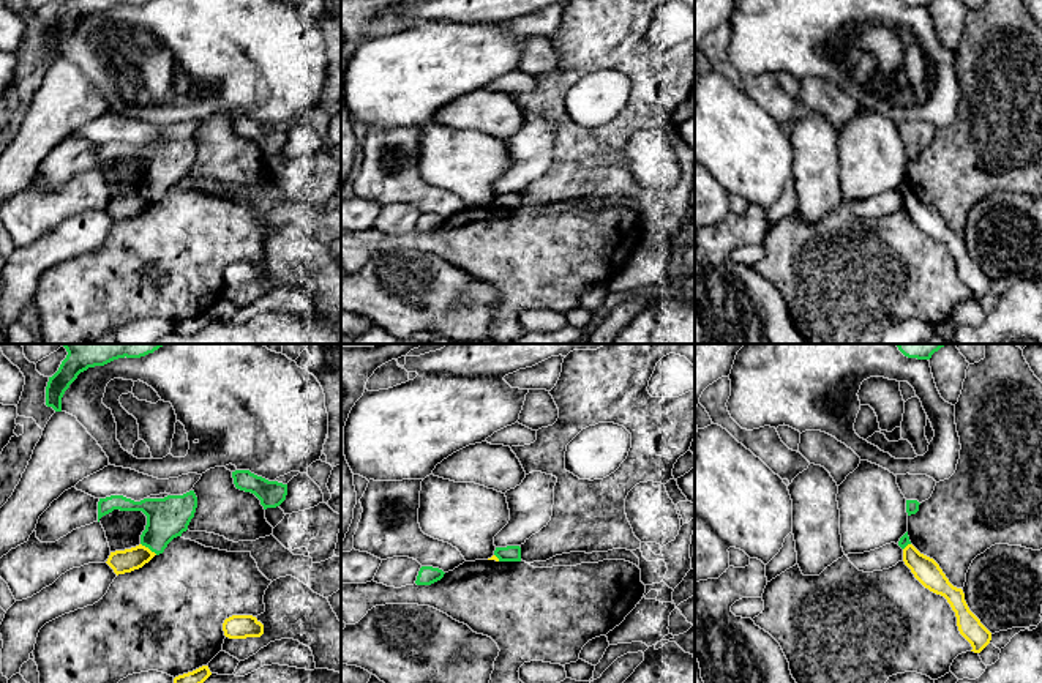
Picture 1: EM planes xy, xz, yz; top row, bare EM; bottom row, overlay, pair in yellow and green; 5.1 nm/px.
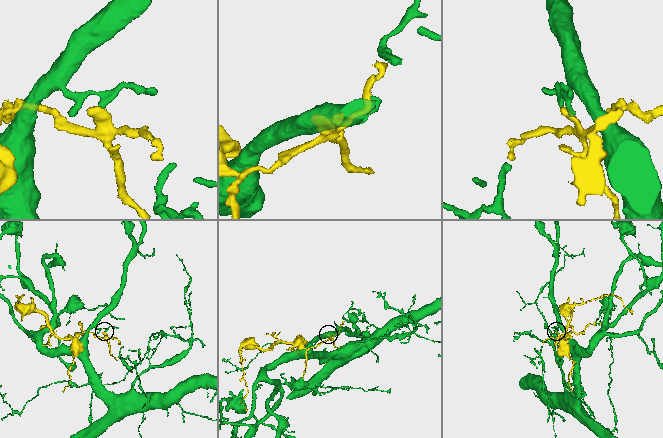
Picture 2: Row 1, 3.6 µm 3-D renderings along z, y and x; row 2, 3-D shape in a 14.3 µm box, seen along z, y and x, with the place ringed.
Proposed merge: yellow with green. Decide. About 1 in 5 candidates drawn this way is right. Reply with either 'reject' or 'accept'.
reject

